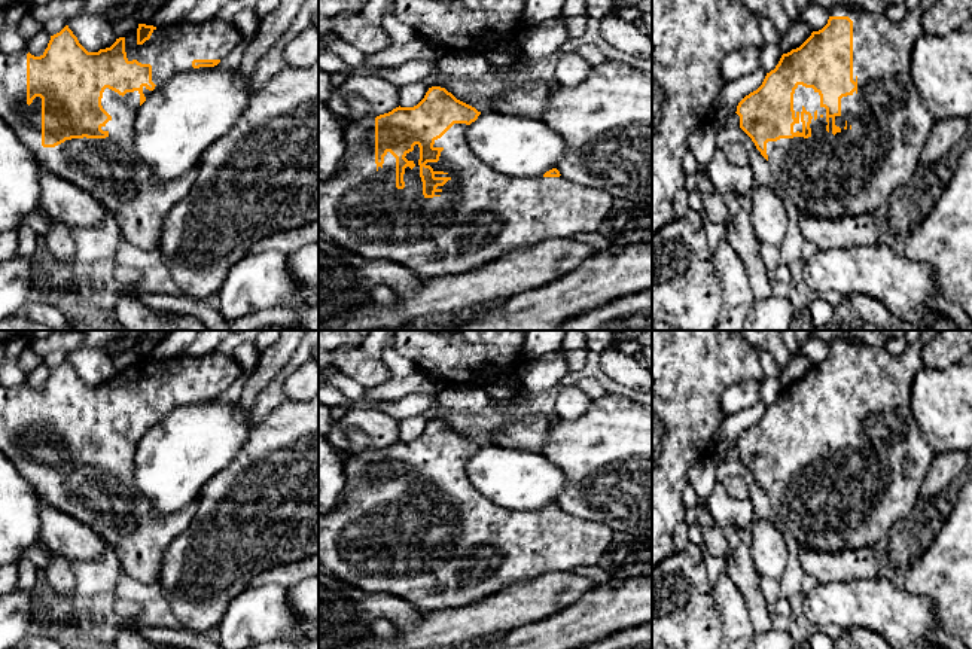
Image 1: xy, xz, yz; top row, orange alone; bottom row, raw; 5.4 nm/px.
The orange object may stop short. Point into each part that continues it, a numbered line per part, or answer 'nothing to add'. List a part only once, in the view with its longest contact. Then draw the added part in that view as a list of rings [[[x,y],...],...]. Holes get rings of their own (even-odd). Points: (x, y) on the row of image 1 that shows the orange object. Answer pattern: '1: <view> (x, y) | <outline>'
1: yz (855, 171) | [[[924,0],[923,6],[908,9],[904,19],[892,22],[886,15],[854,12],[844,4],[831,7],[831,16],[848,16],[853,21],[853,80],[857,89],[841,98],[841,115],[826,118],[820,106],[820,95],[813,88],[798,85],[793,94],[795,118],[793,132],[802,132],[801,112],[811,113],[811,135],[793,137],[767,143],[768,165],[777,188],[805,216],[840,219],[844,216],[872,214],[899,189],[902,189],[920,170],[920,155],[924,141],[935,124],[929,109],[921,103],[909,73],[912,46],[924,33],[923,15],[939,0]]]

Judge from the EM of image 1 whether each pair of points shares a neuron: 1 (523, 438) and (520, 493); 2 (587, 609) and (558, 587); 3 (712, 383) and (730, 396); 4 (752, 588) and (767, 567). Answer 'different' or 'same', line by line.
1: different
2: different
3: different
4: different

